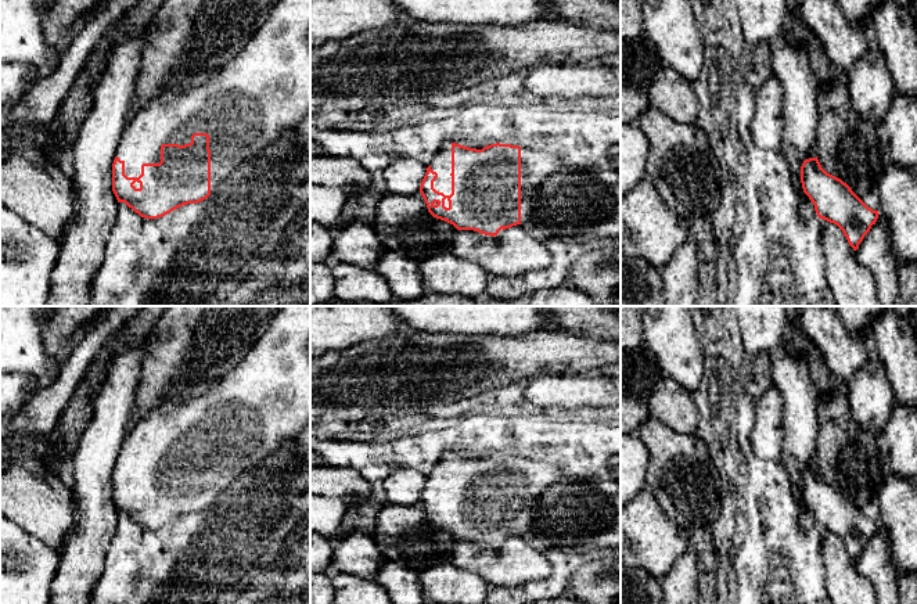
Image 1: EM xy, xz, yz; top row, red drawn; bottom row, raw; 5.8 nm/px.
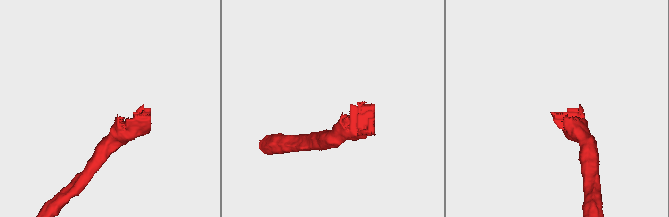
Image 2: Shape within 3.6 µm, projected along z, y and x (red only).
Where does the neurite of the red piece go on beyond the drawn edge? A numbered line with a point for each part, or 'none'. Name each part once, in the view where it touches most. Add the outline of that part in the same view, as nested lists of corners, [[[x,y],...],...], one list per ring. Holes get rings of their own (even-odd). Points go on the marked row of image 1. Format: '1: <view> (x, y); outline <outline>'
1: xy (262, 92); outline [[[280,0],[274,4],[269,18],[256,30],[252,39],[247,43],[244,50],[227,62],[222,71],[211,80],[204,82],[199,86],[191,87],[181,93],[163,91],[159,96],[148,101],[143,108],[134,111],[127,123],[125,125],[121,140],[118,144],[116,157],[125,162],[125,175],[127,177],[139,177],[141,175],[143,163],[159,163],[161,162],[161,145],[162,144],[190,144],[194,133],[206,133],[209,139],[211,150],[211,193],[224,181],[245,159],[256,155],[269,143],[276,141],[284,130],[295,129],[310,111],[310,0]]]

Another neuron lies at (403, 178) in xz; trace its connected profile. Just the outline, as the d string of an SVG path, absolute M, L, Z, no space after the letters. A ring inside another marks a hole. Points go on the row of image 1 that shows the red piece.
M399 159L384 170L384 179L389 194L413 195L420 191L427 173L425 165L418 161Z

